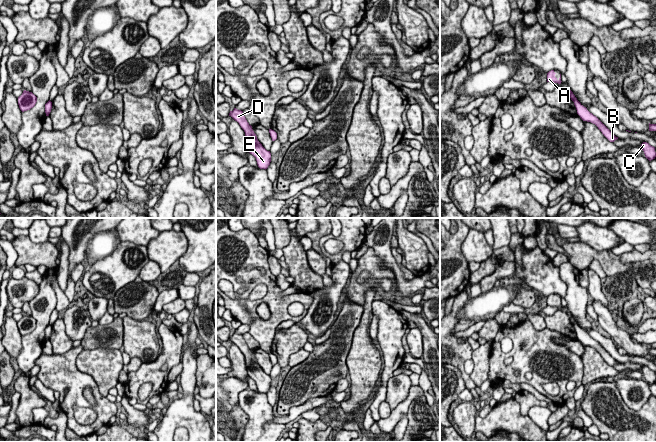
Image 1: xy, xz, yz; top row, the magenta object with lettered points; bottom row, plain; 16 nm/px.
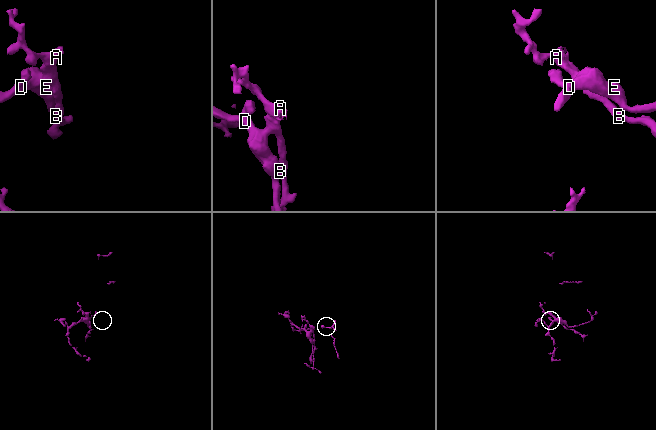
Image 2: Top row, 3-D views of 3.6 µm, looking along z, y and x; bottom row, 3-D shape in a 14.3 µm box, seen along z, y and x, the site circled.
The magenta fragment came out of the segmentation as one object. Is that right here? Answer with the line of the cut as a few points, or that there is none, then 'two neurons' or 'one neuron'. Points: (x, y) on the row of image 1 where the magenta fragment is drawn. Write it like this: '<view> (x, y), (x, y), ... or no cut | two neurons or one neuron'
no cut | one neuron

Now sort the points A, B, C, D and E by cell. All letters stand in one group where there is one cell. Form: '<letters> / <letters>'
A B C D E

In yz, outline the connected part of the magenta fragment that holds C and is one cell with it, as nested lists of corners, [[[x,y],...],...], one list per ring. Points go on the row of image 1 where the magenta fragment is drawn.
[[[643,142],[641,144],[641,149],[644,151],[645,157],[651,161],[653,159],[655,159],[656,157],[656,152],[655,152],[655,147],[651,146],[649,143],[647,142]]]

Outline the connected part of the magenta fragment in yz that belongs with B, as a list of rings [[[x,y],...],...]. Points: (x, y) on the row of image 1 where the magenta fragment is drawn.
[[[566,89],[569,92],[571,100],[574,102],[574,105],[577,110],[577,114],[583,121],[591,122],[595,124],[602,134],[610,141],[614,142],[618,139],[596,116],[590,113],[586,107],[584,107],[575,97],[573,92],[570,89]]]

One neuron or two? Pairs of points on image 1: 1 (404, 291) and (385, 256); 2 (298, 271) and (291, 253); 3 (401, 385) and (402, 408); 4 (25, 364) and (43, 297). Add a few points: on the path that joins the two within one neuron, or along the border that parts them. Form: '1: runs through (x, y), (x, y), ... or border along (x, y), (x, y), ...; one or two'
1: runs through (401, 282), (393, 265); one
2: runs through (298, 267), (295, 257); one
3: border along (411, 386), (408, 396), (391, 412); two
4: runs through (31, 347), (39, 333), (42, 313); one

